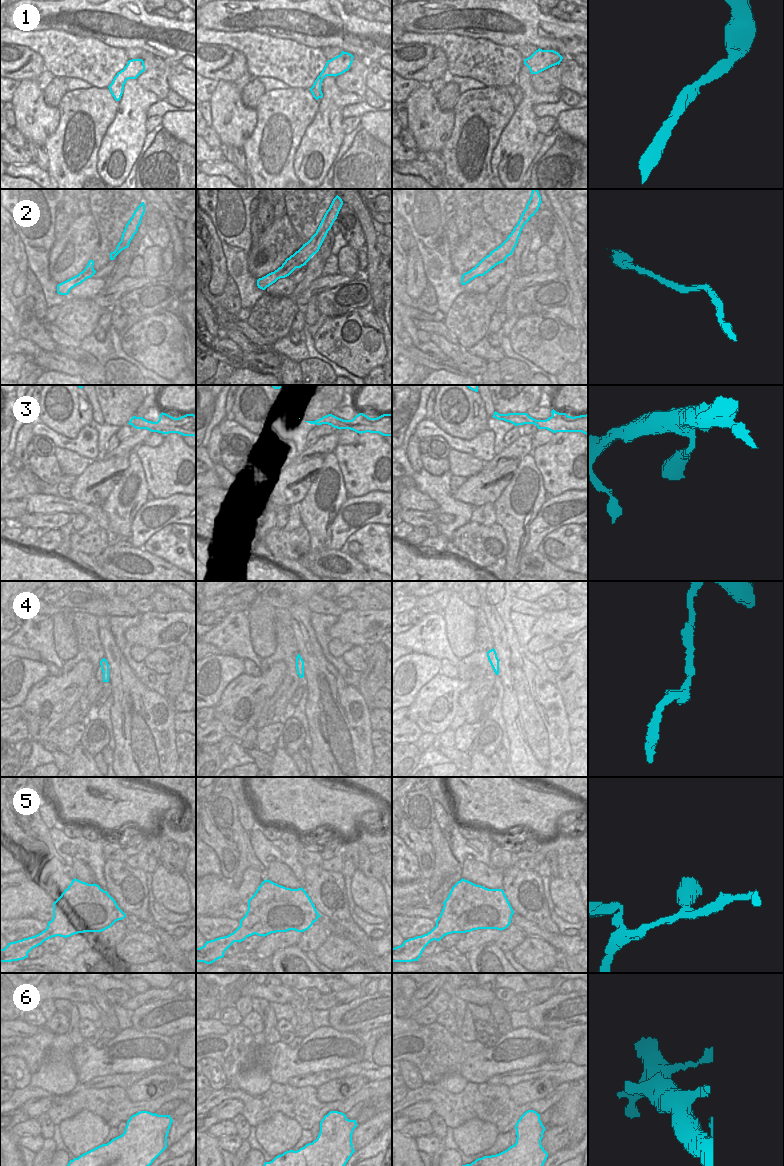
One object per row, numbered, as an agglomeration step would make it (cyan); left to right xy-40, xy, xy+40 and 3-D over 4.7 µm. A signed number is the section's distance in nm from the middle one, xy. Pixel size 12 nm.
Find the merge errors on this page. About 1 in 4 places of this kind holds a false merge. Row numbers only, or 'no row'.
no row.

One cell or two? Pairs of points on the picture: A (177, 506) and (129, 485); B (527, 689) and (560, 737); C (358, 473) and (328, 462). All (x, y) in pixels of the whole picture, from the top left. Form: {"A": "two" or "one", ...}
{"A": "two", "B": "one", "C": "two"}

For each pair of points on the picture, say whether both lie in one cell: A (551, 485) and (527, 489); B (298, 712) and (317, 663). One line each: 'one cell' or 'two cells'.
A: two cells
B: two cells

